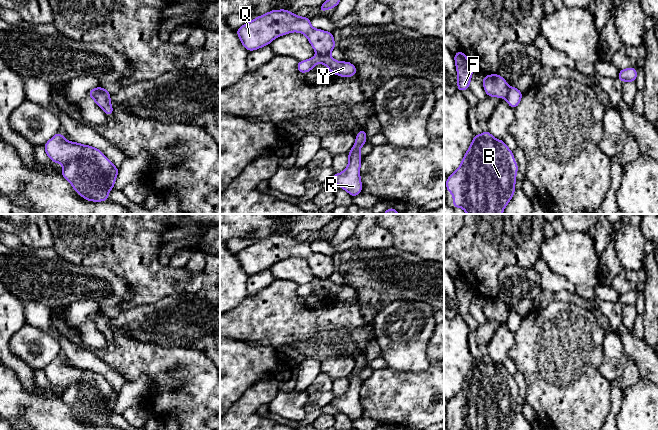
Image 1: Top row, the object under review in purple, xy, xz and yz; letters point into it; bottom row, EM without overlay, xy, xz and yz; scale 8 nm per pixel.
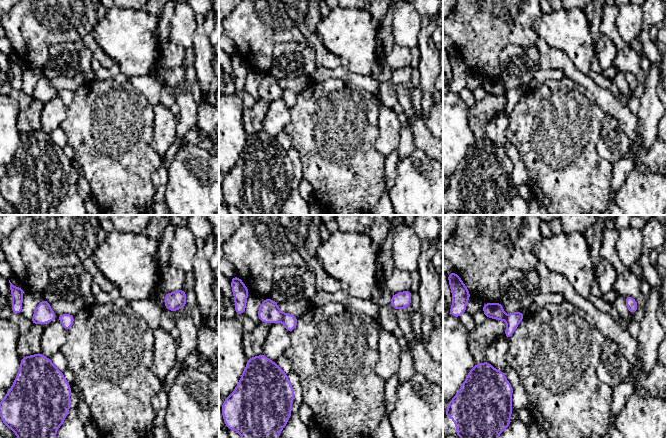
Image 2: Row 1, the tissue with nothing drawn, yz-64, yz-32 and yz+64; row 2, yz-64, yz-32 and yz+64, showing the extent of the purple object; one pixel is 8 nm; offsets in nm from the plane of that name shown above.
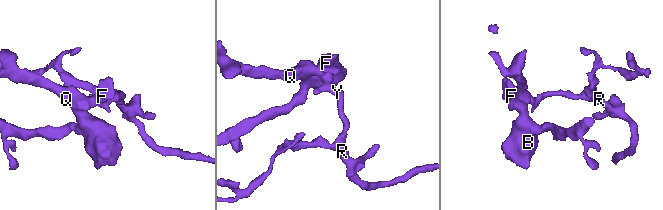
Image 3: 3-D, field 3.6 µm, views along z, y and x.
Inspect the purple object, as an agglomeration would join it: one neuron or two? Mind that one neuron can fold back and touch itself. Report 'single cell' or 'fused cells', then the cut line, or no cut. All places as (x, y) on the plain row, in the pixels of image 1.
fused cells; cut xz (317, 277), (328, 278)

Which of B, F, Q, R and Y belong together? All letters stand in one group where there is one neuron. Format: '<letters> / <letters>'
B F Q / R Y

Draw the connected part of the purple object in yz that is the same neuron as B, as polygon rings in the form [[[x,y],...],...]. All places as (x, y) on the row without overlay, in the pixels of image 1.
[[[488,354],[474,359],[460,391],[446,405],[453,418],[453,430],[506,430],[515,416],[518,388],[503,364],[495,363]]]

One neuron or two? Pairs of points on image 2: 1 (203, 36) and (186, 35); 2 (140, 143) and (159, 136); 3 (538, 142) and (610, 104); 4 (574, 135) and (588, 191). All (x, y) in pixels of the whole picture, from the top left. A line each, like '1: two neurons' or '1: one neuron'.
1: two neurons
2: two neurons
3: two neurons
4: one neuron

